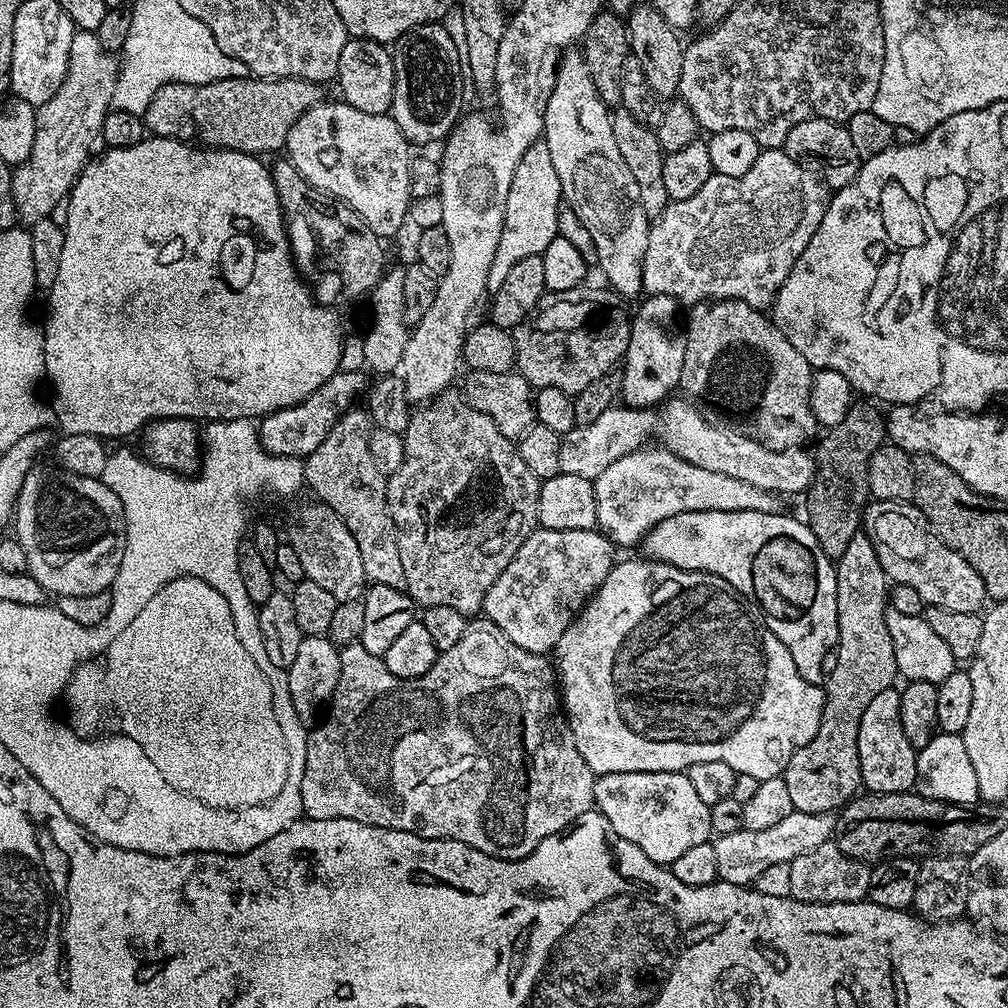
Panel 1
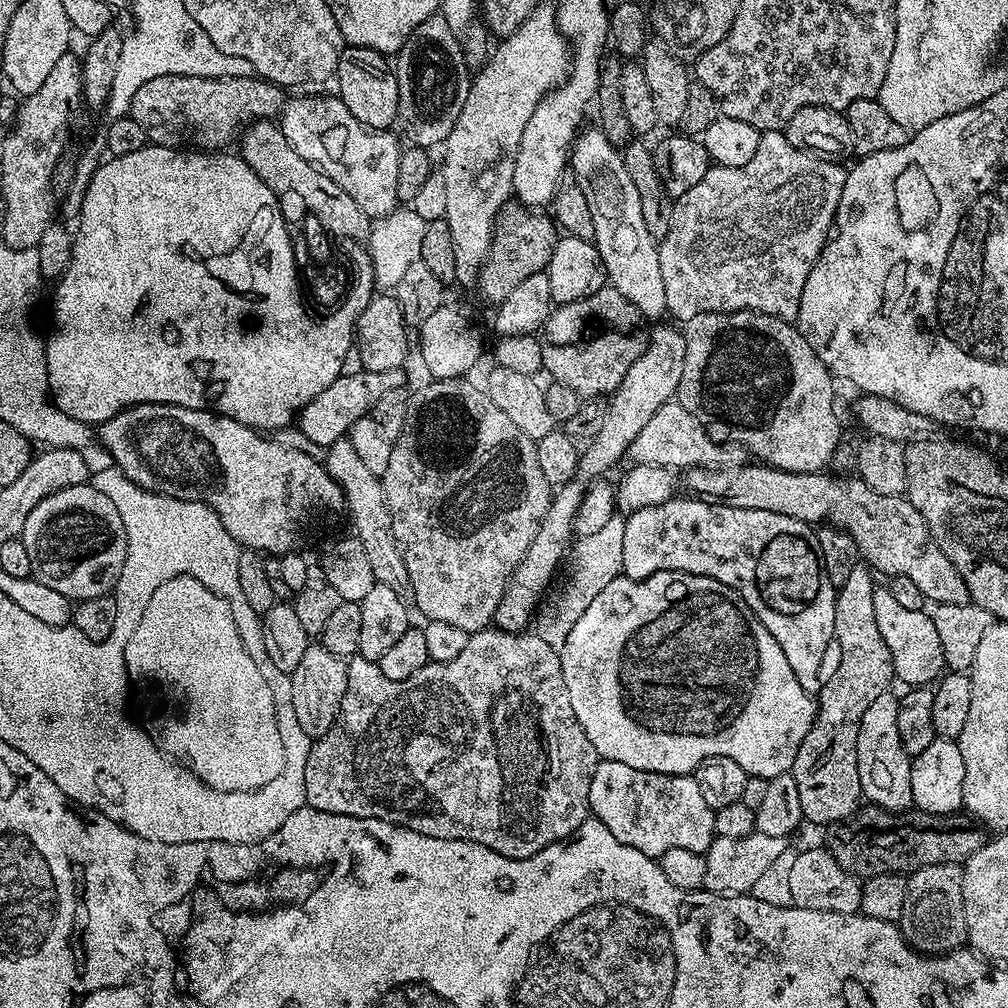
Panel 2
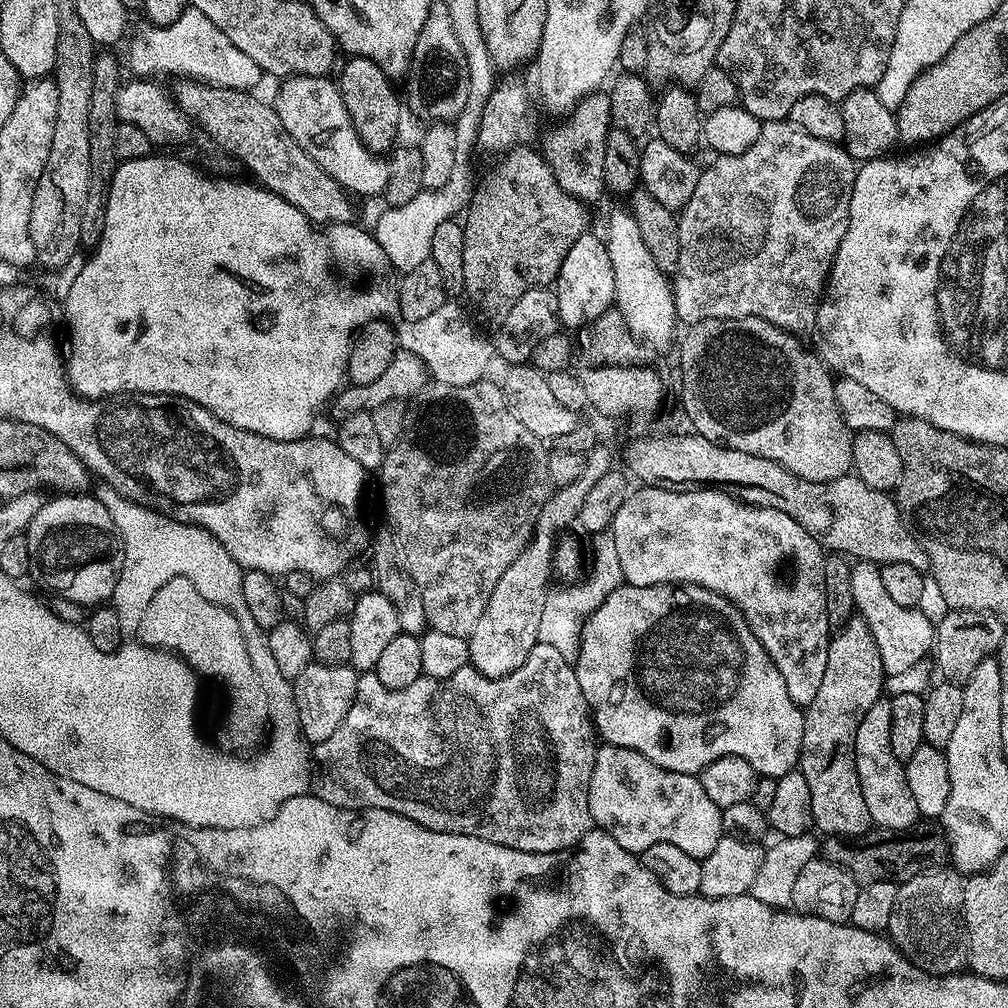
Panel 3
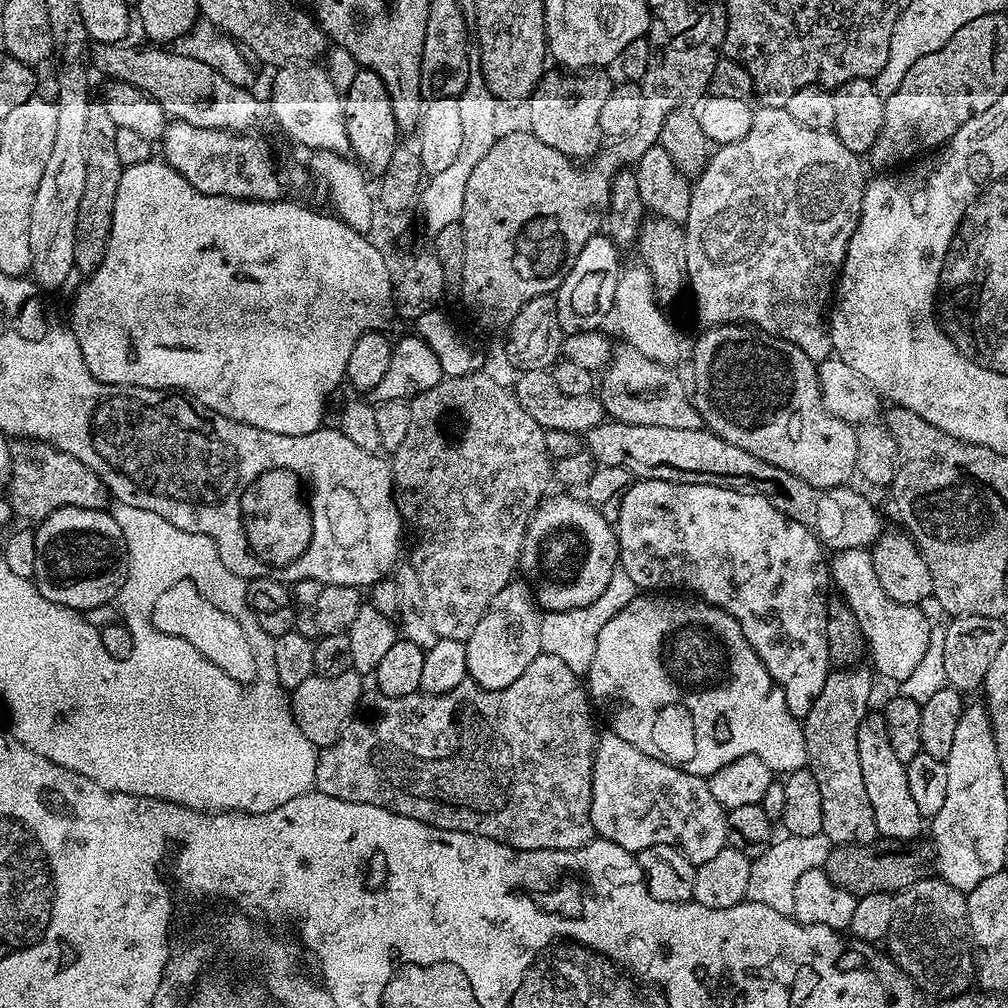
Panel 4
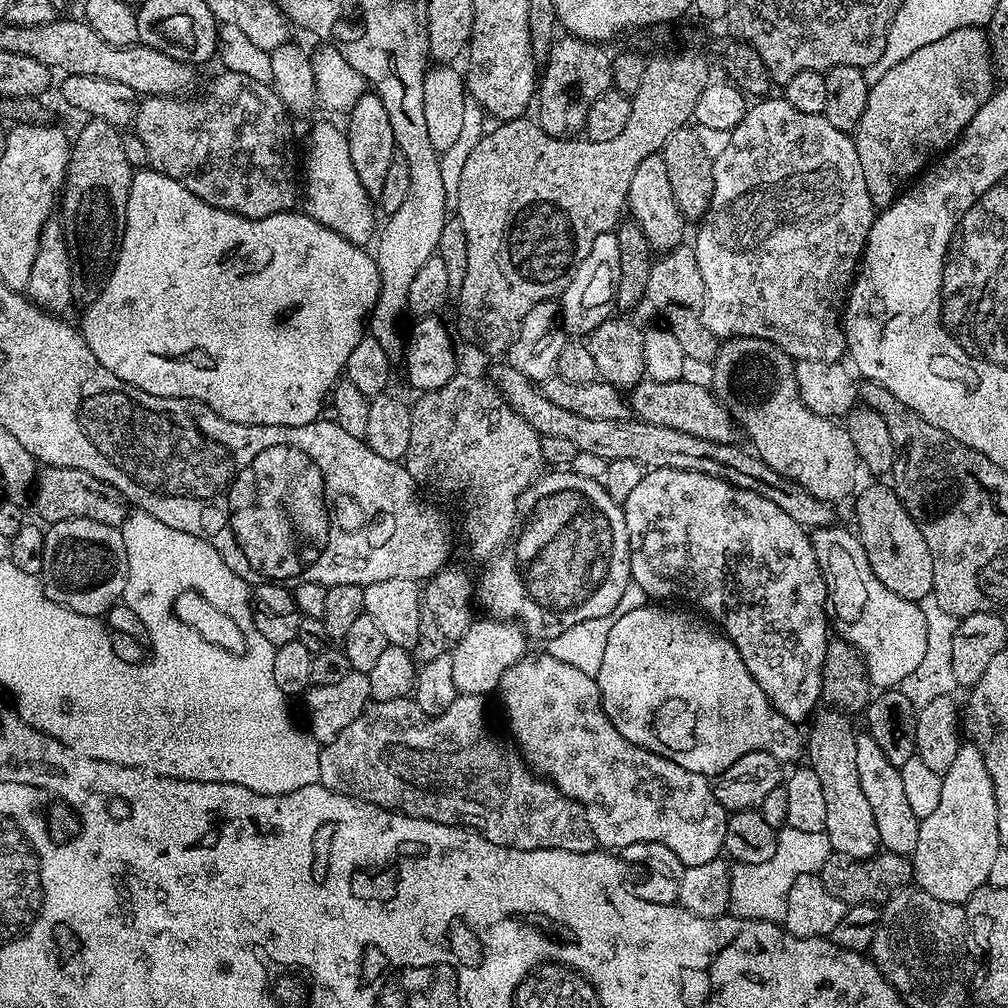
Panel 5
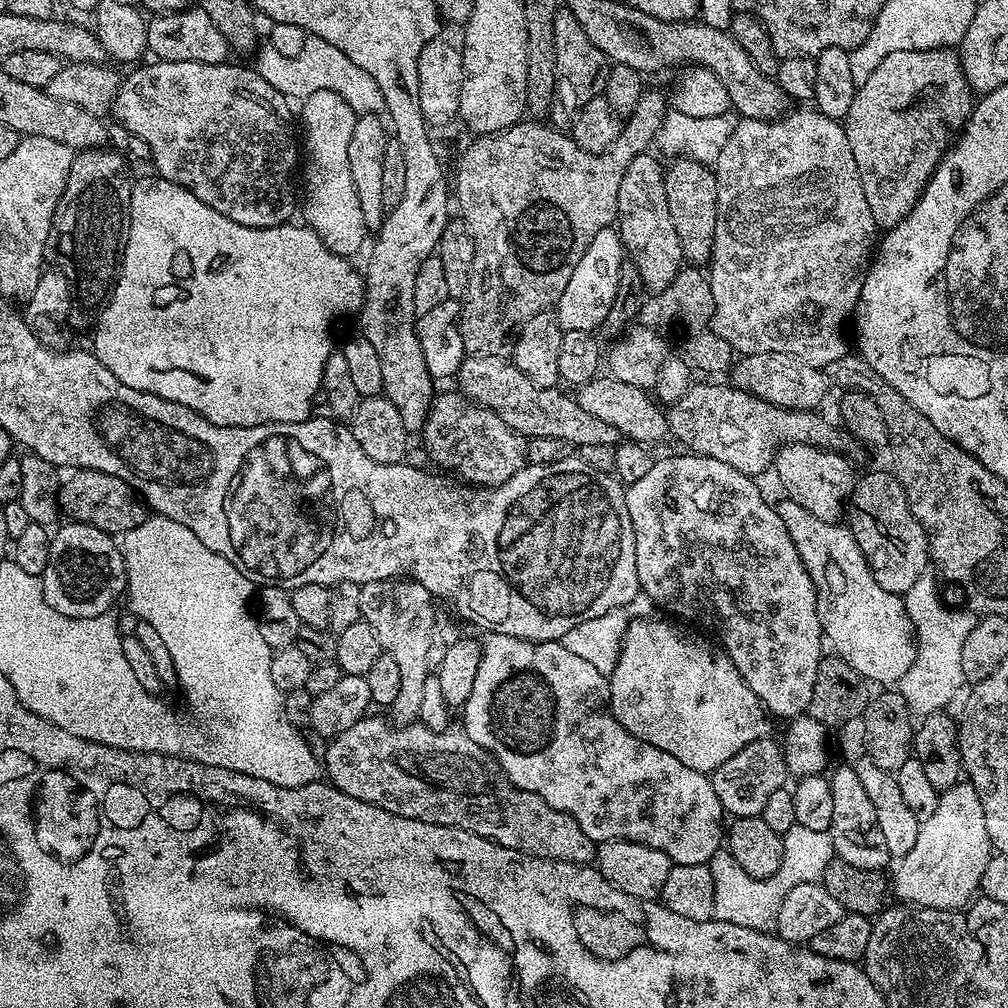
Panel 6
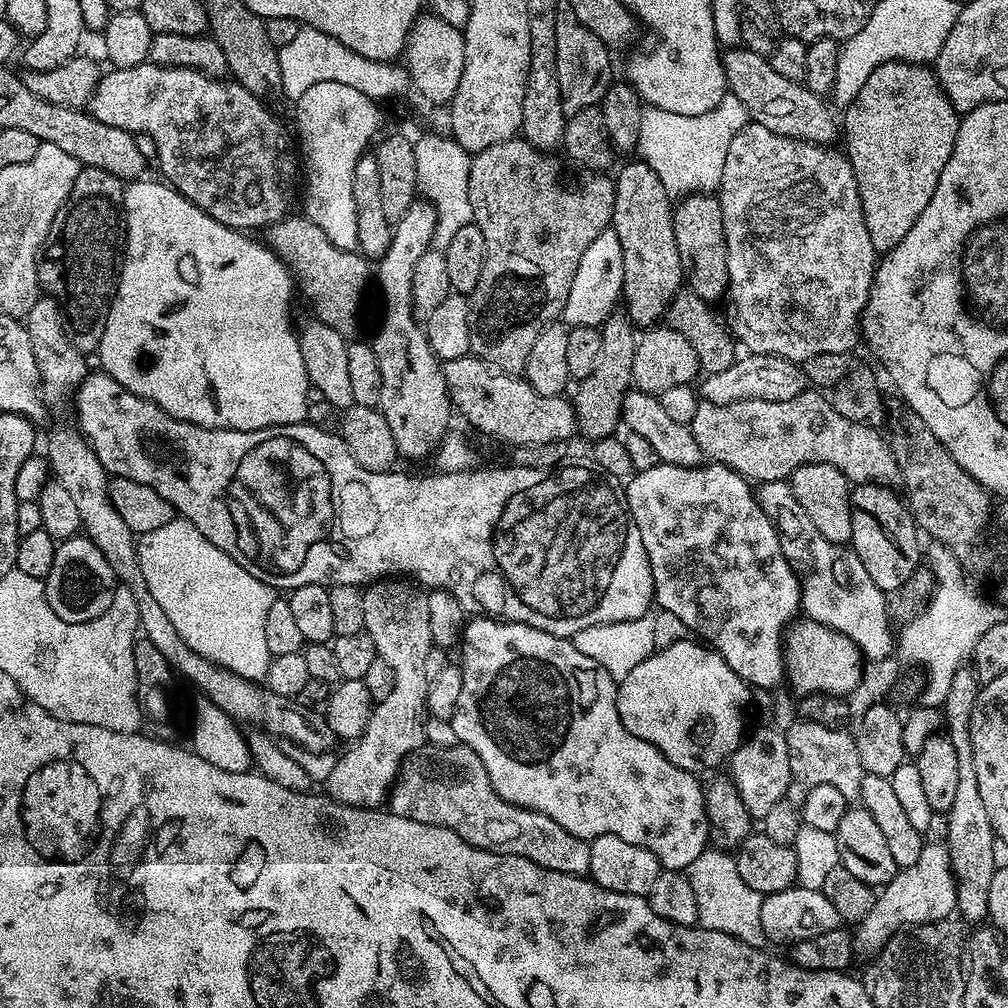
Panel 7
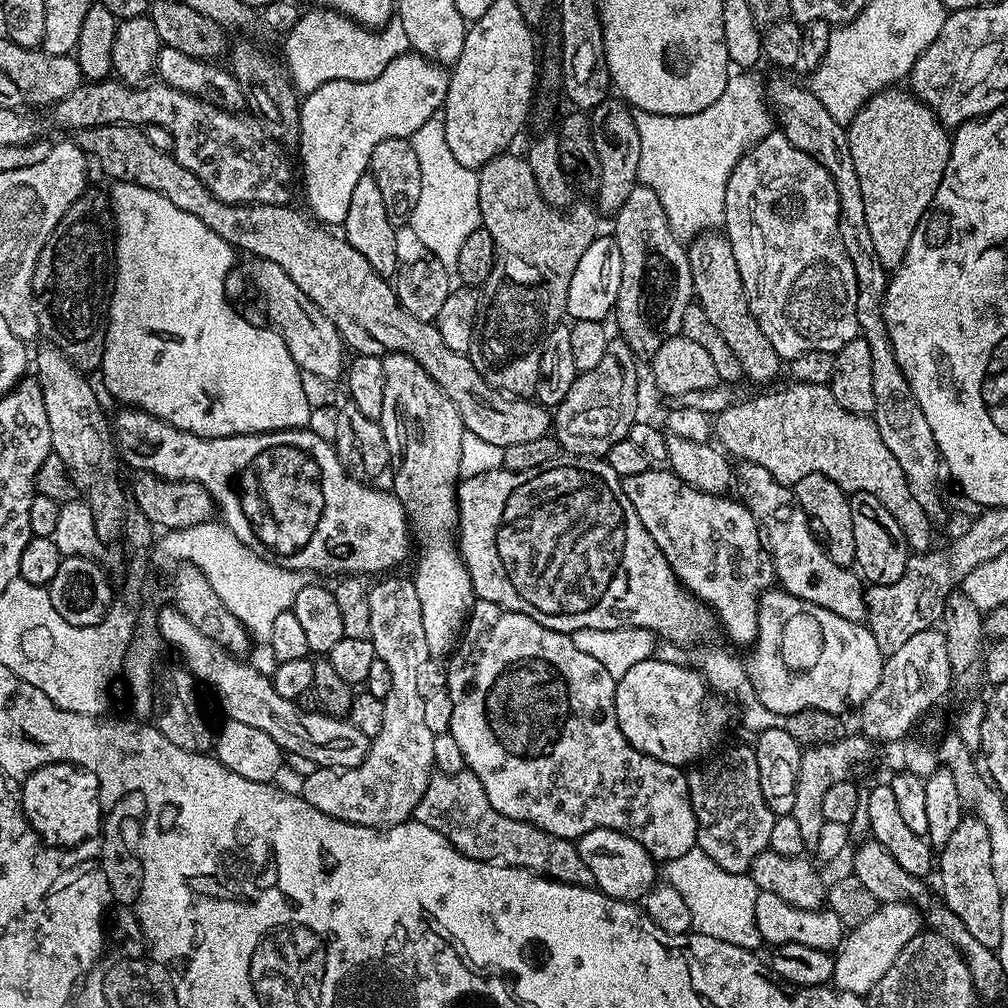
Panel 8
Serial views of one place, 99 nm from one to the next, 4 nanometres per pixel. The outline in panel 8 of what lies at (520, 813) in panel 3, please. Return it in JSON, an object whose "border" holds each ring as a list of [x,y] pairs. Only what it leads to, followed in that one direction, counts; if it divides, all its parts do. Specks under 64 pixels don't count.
{"border":[[[467,770],[458,774],[440,772],[433,775],[426,786],[426,794],[422,794],[422,798],[418,802],[414,819],[420,824],[430,826],[430,830],[438,830],[438,834],[445,836],[458,851],[475,860],[490,862],[494,866],[529,868],[531,872],[563,884],[573,884],[583,888],[591,888],[595,885],[594,874],[590,874],[590,866],[586,866],[586,862],[582,862],[582,854],[577,850],[573,841],[558,838],[533,824],[506,818],[506,814],[498,814],[498,810],[494,810],[494,806],[490,806],[490,798],[486,798],[486,790],[482,790],[482,782],[478,782],[475,774]]]}

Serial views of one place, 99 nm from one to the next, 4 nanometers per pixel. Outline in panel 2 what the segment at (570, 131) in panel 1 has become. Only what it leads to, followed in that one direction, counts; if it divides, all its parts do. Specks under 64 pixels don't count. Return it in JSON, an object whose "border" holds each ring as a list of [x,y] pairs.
{"border":[[[599,127],[584,128],[575,137],[570,149],[570,172],[576,175],[575,183],[582,194],[586,194],[586,206],[590,206],[590,218],[594,222],[594,243],[604,263],[607,283],[616,288],[618,294],[625,296],[649,321],[659,321],[659,316],[668,312],[662,270],[658,266],[660,249],[650,230],[646,230],[646,222],[642,219],[642,198],[638,198],[638,186],[634,186],[634,178],[630,178],[626,170],[621,149],[610,143]]]}

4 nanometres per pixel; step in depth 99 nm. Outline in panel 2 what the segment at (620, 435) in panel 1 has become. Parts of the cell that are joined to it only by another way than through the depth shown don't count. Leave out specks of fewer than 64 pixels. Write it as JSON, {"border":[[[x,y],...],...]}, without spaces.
{"border":[[[679,402],[662,405],[658,411],[642,426],[642,434],[634,438],[634,442],[626,453],[633,465],[655,464],[658,468],[687,470],[689,468],[738,468],[745,463],[746,453],[743,448],[730,443],[719,444],[706,434],[706,430]]]}

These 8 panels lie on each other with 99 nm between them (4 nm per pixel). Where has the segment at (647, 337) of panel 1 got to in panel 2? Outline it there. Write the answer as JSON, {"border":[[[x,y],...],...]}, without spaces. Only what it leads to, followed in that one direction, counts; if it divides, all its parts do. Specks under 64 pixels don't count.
{"border":[[[661,323],[659,326],[661,328],[651,329],[650,335],[648,337],[648,344],[645,346],[644,351],[641,352],[640,357],[634,363],[629,364],[627,370],[624,372],[624,377],[622,378],[622,382],[620,383],[620,387],[616,389],[615,392],[611,393],[610,399],[607,401],[608,409],[606,410],[606,419],[602,422],[602,430],[598,430],[598,434],[595,438],[590,441],[587,445],[588,448],[579,453],[580,455],[580,464],[577,466],[577,472],[575,479],[569,481],[568,484],[563,484],[560,487],[555,489],[554,495],[552,497],[552,505],[548,508],[548,513],[546,514],[546,518],[542,518],[542,526],[538,526],[538,534],[534,534],[534,542],[530,542],[530,550],[526,550],[526,558],[522,558],[522,562],[518,562],[518,566],[514,570],[514,574],[510,578],[510,582],[506,586],[506,590],[504,591],[504,597],[502,598],[502,602],[498,602],[498,610],[496,611],[496,619],[494,621],[495,627],[502,629],[504,632],[514,632],[517,634],[523,633],[525,631],[524,628],[528,624],[528,619],[531,618],[532,615],[536,612],[536,607],[540,604],[540,599],[544,596],[544,590],[548,584],[548,579],[551,578],[552,574],[556,570],[556,566],[560,562],[560,558],[569,551],[570,545],[573,543],[574,540],[574,521],[576,519],[576,515],[578,514],[578,506],[582,502],[582,498],[584,497],[584,490],[586,487],[585,482],[591,482],[594,480],[601,479],[605,474],[604,472],[608,472],[611,470],[612,467],[615,466],[616,463],[619,462],[621,459],[622,461],[625,459],[626,453],[628,451],[628,447],[632,445],[634,442],[634,438],[638,438],[638,434],[642,434],[642,426],[646,426],[646,422],[650,422],[650,418],[662,405],[669,403],[675,397],[676,391],[678,390],[678,382],[682,382],[682,370],[684,369],[684,359],[686,358],[686,342],[684,341],[684,333],[681,331],[679,327],[671,328],[670,325]]]}

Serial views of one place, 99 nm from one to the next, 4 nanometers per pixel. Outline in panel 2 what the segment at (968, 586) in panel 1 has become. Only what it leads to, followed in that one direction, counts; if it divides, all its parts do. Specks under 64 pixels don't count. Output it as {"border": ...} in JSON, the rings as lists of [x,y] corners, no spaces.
{"border":[[[745,462],[738,468],[689,468],[683,473],[682,484],[689,488],[689,493],[700,498],[707,498],[713,502],[732,504],[736,508],[750,510],[770,510],[774,514],[786,514],[786,518],[800,520],[804,524],[820,526],[827,522],[833,528],[841,528],[856,543],[857,553],[869,560],[877,573],[885,572],[885,577],[901,576],[910,578],[918,590],[922,590],[925,601],[933,605],[938,604],[967,604],[969,603],[966,582],[954,570],[954,564],[942,550],[932,541],[926,522],[918,510],[904,496],[887,496],[870,490],[866,482],[858,478],[839,480],[836,476],[828,476],[823,472],[786,472],[781,468],[773,468],[762,462]]]}

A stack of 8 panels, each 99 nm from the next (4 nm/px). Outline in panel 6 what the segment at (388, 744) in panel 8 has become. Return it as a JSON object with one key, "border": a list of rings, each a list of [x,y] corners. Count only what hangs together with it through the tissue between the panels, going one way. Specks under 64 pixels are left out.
{"border":[[[393,578],[360,585],[360,614],[362,619],[374,626],[381,649],[398,662],[402,686],[398,698],[390,706],[396,711],[397,721],[412,722],[418,717],[422,703],[422,686],[430,674],[428,651],[432,648],[432,627],[436,624],[434,598],[426,586],[411,578]]]}

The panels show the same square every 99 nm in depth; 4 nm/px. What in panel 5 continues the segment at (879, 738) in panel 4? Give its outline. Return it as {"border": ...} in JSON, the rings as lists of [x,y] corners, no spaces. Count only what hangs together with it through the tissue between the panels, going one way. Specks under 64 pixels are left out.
{"border":[[[857,735],[856,745],[858,755],[854,757],[854,766],[858,766],[858,782],[862,782],[862,791],[870,801],[870,810],[874,810],[874,823],[878,826],[881,849],[899,856],[911,857],[918,846],[918,830],[921,821],[914,814],[914,810],[910,810],[902,787],[902,774],[894,766],[894,762],[890,762],[890,758],[882,754],[882,749],[878,746],[878,742],[874,742],[872,736]]]}

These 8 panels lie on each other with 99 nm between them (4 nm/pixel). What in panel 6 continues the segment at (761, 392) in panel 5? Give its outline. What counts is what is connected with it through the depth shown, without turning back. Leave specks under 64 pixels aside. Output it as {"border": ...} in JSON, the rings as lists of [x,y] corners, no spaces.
{"border":[[[786,444],[776,453],[774,472],[780,475],[783,495],[798,502],[802,510],[810,510],[814,518],[831,524],[843,521],[848,502],[852,498],[852,487],[856,485],[857,473],[852,473],[852,464],[839,451],[822,448],[814,444]]]}

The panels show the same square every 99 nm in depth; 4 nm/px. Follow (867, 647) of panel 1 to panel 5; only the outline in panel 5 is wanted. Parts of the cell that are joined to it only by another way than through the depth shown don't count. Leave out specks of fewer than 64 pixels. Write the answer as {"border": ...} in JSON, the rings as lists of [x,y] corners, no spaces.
{"border":[[[820,710],[811,717],[812,729],[806,732],[806,756],[809,756],[810,767],[818,774],[822,781],[822,791],[826,797],[826,826],[833,849],[841,856],[853,856],[861,860],[867,856],[875,856],[881,851],[878,838],[878,826],[874,823],[874,810],[870,810],[870,801],[862,791],[862,782],[858,782],[858,766],[854,766],[854,757],[858,755],[856,745],[857,729],[852,729],[852,724],[847,715],[835,710]]]}

